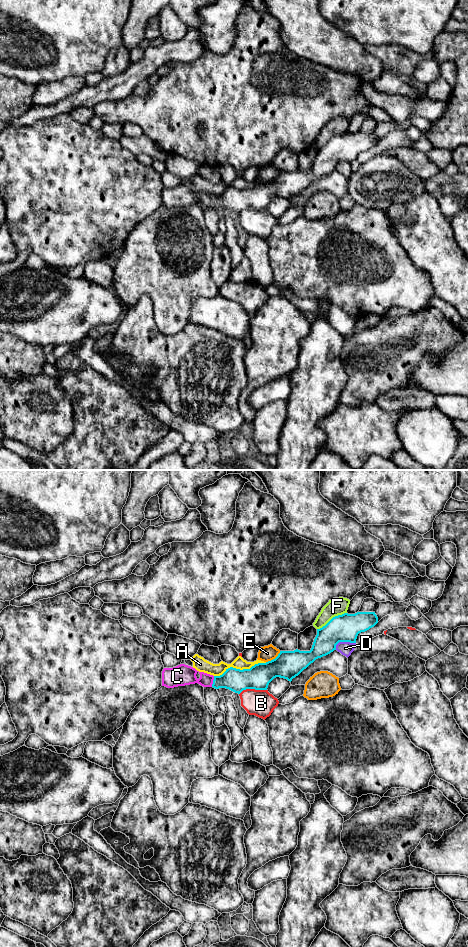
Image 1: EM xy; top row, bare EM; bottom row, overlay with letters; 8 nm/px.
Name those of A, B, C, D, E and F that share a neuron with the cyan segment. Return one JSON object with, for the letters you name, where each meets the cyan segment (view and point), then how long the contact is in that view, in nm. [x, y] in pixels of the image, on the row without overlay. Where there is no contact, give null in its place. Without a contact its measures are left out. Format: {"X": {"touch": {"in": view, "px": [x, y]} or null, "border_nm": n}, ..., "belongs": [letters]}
{"C": {"touch": {"in": "xy", "px": [213, 201]}, "border_nm": 90}, "belongs": ["C"]}

